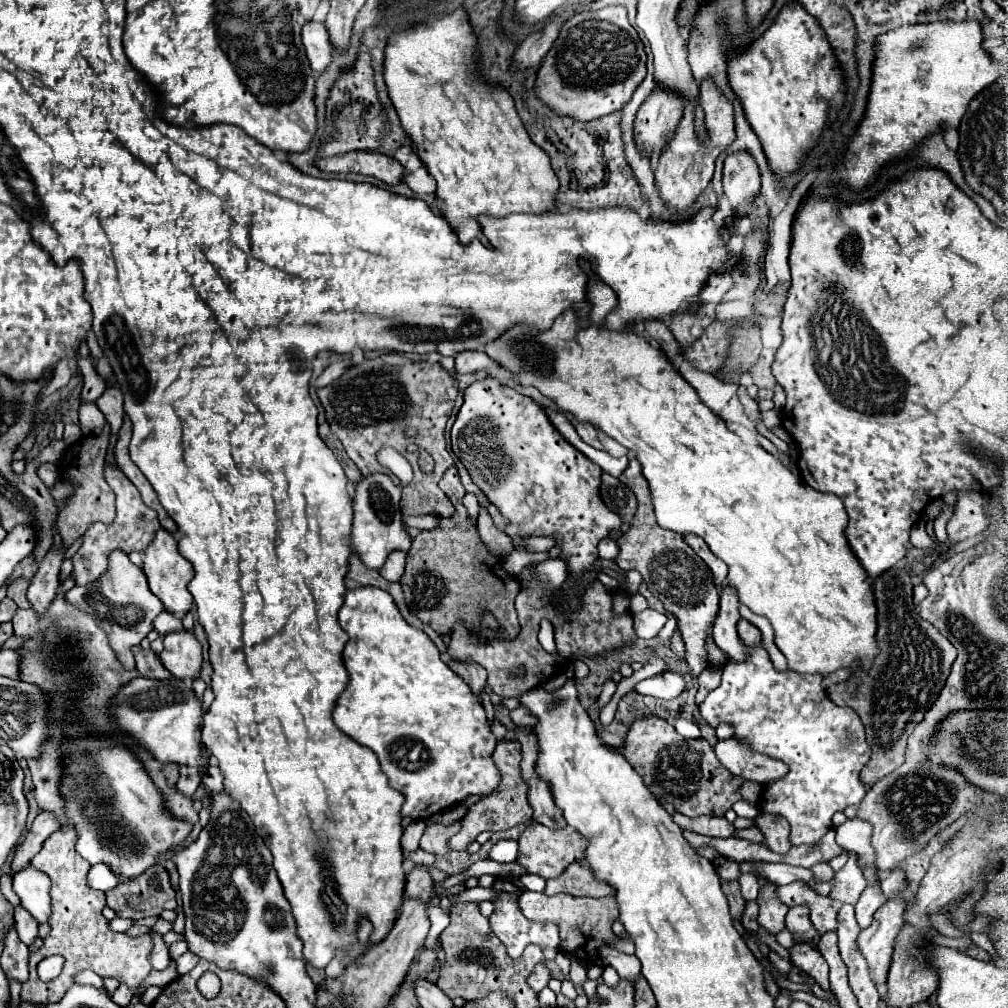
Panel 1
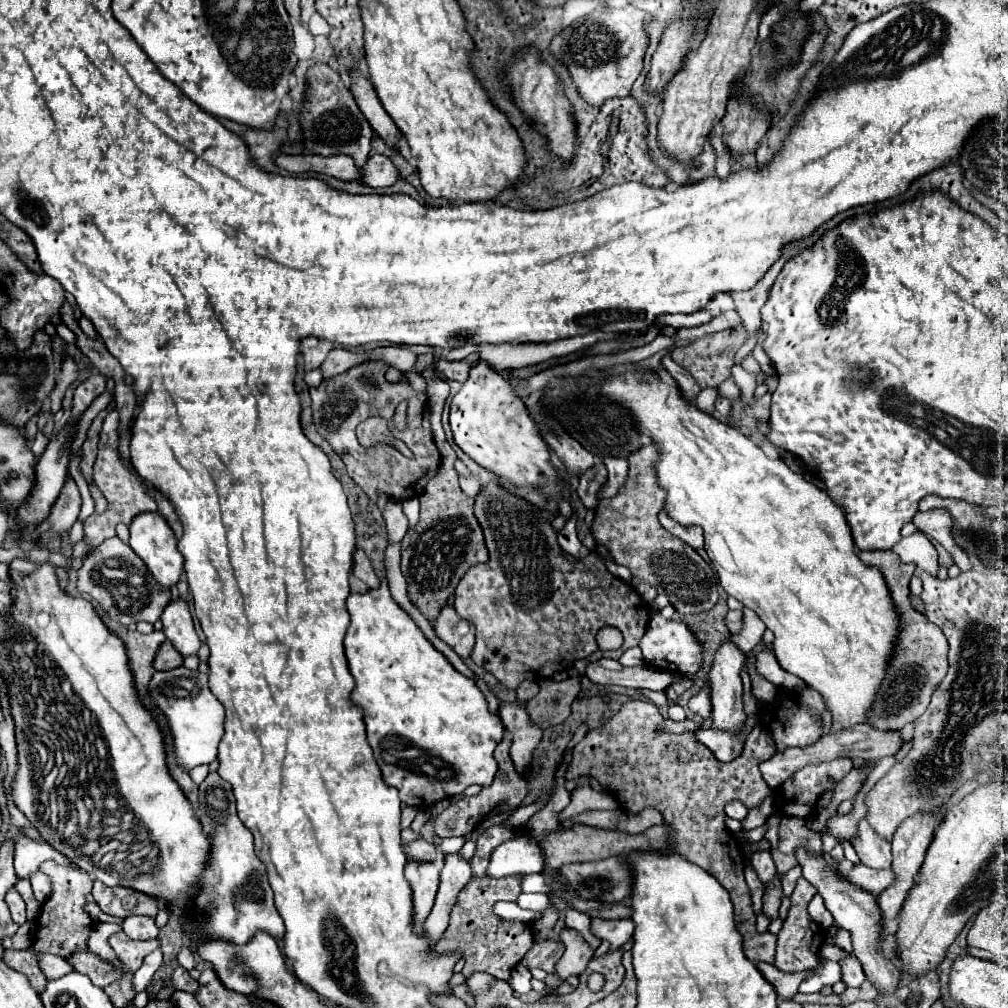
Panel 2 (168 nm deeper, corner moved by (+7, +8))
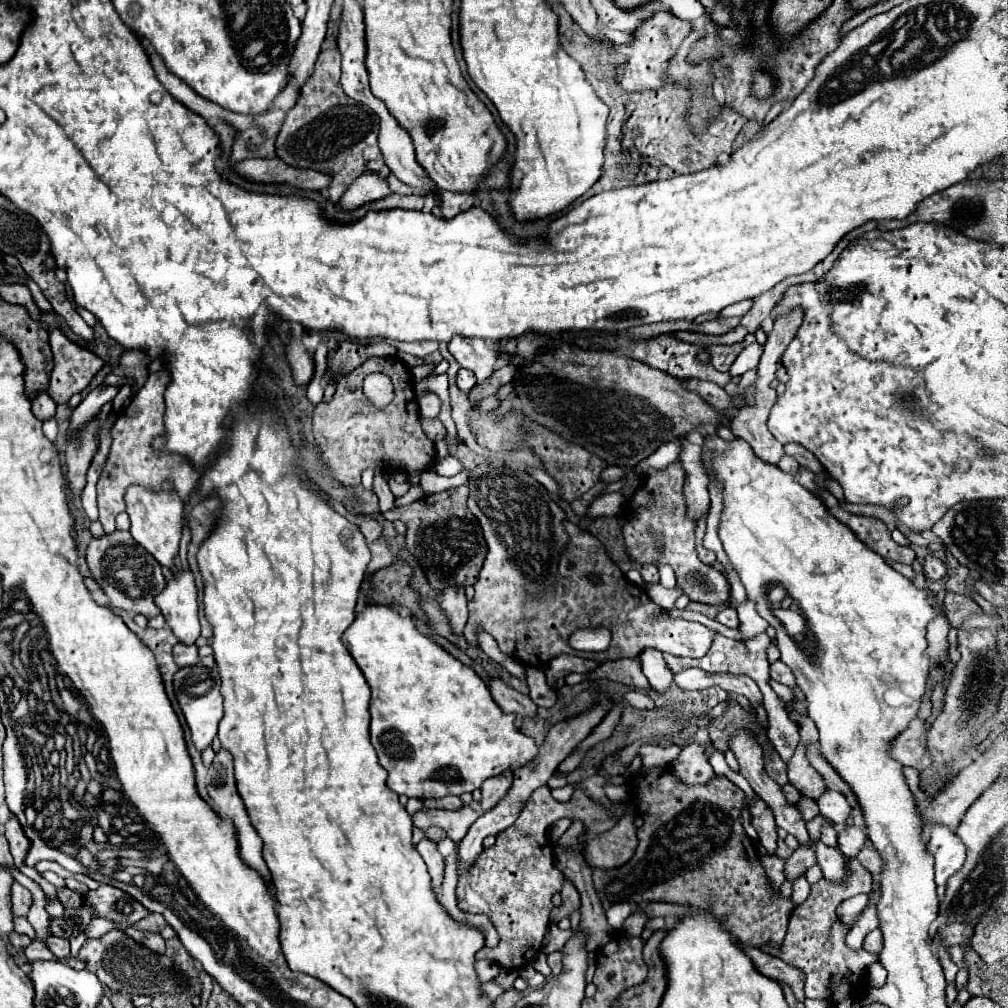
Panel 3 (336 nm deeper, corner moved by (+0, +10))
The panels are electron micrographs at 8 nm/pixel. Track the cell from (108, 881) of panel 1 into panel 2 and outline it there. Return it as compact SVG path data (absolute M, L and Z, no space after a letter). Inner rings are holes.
M17 838L17 842L15 842L15 874L17 874L17 878L31 878L31 874L39 870L39 864L48 859L55 860L61 866L77 868L71 860L67 860L67 856L63 856L48 843L41 844L31 838Z

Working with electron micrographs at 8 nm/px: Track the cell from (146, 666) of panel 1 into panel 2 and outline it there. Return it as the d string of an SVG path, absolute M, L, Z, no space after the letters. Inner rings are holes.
M169 640L163 642L163 646L159 646L159 654L155 654L155 670L171 670L183 664L181 654L171 646Z

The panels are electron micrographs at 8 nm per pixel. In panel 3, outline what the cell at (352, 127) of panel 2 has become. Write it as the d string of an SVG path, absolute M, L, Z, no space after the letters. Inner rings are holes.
M322 48L314 66L314 74L304 84L296 106L286 114L276 138L276 156L292 168L312 168L332 176L332 182L320 194L336 202L352 180L364 172L374 172L388 178L390 170L384 164L378 148L378 116L344 94L340 86L340 52L336 48Z

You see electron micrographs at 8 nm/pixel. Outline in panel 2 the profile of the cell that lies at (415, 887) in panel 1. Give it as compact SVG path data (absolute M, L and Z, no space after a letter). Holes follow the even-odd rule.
M419 838L407 846L407 858L419 860L419 862L435 862L437 860L437 848L429 840Z

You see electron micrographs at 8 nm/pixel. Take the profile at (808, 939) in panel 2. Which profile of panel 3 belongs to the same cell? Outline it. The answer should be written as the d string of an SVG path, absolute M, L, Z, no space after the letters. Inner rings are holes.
M856 858L846 860L846 880L842 884L830 884L830 880L818 880L812 884L810 896L798 904L790 914L788 932L782 940L782 946L774 948L768 944L762 944L760 950L766 950L766 954L772 954L780 960L784 960L790 966L796 966L804 970L806 974L806 996L814 1000L828 1000L830 1004L838 1004L846 998L858 1002L868 992L868 984L862 984L862 978L866 976L868 968L878 962L878 956L872 952L866 952L864 948L852 950L846 946L846 934L850 928L842 924L836 916L836 906L852 898L860 892L870 894L872 888L872 874L862 868L862 864ZM852 980L852 982L850 982Z

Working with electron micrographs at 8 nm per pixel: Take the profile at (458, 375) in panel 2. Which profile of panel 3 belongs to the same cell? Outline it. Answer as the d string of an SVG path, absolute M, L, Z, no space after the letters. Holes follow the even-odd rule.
M460 368L460 370L458 370L458 376L456 376L456 386L458 386L460 390L468 392L474 384L476 384L476 376L474 376L470 370Z

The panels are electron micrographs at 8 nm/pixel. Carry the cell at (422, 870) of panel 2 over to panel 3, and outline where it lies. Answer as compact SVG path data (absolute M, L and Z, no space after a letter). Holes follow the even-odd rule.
M426 836L418 842L416 850L420 852L420 856L424 858L426 866L428 866L428 872L432 876L432 886L434 890L438 890L438 886L442 884L442 878L444 878L444 858L440 856L438 848L436 848L436 842L428 840Z

